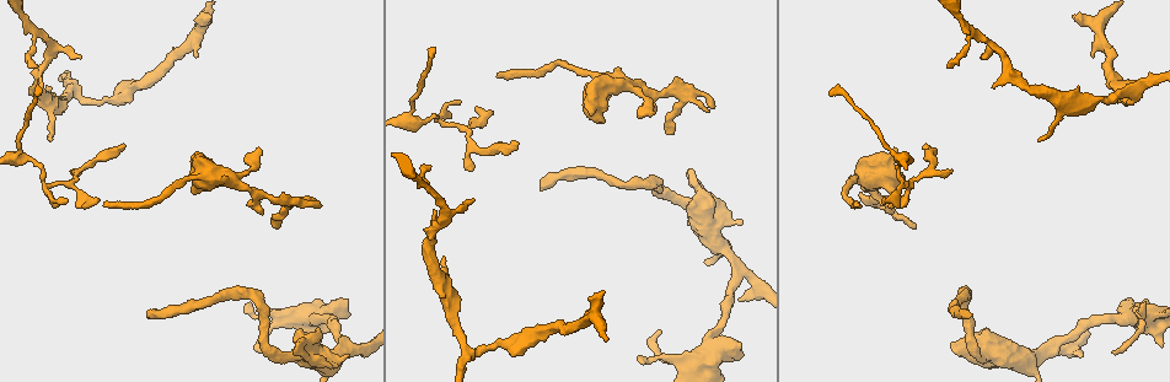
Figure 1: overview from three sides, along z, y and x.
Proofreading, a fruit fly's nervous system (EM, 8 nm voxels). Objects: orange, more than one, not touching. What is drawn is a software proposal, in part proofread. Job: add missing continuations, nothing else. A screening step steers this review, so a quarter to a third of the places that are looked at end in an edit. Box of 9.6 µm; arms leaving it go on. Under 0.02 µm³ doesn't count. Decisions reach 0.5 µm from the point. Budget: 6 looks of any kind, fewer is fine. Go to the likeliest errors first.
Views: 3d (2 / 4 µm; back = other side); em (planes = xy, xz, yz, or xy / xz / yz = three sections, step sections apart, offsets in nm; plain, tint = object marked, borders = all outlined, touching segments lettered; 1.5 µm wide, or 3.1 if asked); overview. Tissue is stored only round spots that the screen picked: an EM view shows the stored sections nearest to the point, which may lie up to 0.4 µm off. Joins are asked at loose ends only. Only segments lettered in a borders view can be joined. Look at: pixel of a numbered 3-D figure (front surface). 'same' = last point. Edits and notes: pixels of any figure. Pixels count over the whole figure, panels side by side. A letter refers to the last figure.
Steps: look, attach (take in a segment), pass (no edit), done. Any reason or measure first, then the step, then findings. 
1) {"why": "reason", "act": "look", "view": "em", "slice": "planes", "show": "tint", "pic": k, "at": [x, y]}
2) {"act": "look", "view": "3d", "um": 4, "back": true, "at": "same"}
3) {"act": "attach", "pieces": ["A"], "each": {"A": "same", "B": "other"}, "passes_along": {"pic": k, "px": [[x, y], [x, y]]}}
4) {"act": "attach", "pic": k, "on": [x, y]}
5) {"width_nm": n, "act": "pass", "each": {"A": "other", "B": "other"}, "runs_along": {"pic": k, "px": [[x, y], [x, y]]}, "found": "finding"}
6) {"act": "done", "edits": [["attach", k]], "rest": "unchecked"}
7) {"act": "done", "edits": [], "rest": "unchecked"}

{"why": "thin end", "act": "look", "view": "3d", "um": 2, "pic": 1, "at": [121, 150]}

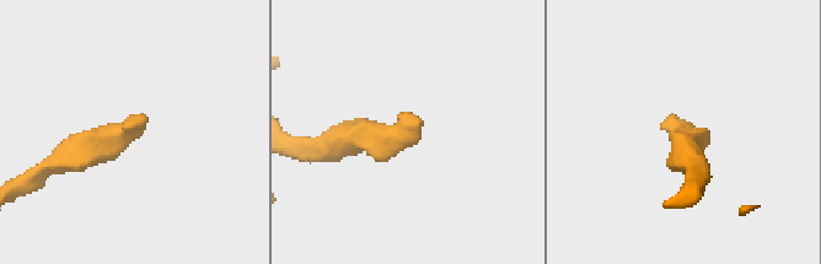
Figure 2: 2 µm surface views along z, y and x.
{"why": "shape alone is not enough", "act": "look", "view": "em", "slice": "planes", "show": "plain", "pic": 2, "at": [135, 130]}

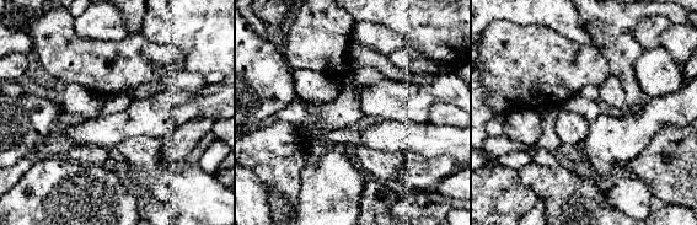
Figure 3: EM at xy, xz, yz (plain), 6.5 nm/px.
{"act": "look", "view": "em", "slice": "planes", "show": "borders", "at": "same"}

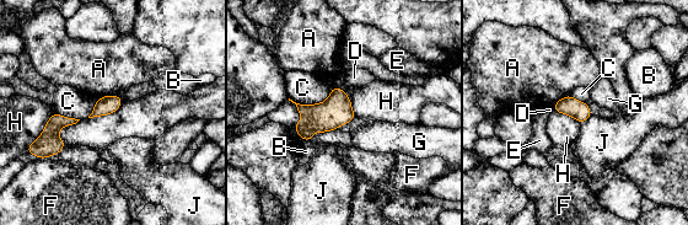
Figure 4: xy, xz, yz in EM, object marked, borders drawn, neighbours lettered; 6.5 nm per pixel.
{"act": "pass", "each": {"A": "other", "B": "other", "C": "other", "D": "other", "E": "other", "F": "other", "G": "other", "H": "other", "J": "other"}, "border": {"pic": 4, "px": [[123, 101], [113, 112], [89, 118]]}, "found": "none of them fits"}

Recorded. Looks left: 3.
{"why": "thick end", "act": "look", "view": "3d", "um": 4, "pic": 1, "at": [588, 112]}

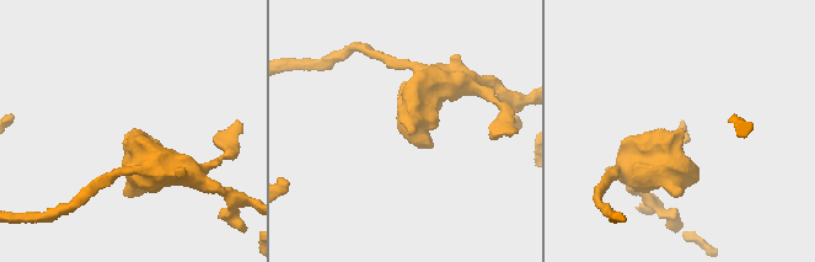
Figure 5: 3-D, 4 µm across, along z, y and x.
{"act": "look", "view": "em", "slice": "xy", "step": 4, "show": "borders", "pic": 5, "at": [407, 130]}

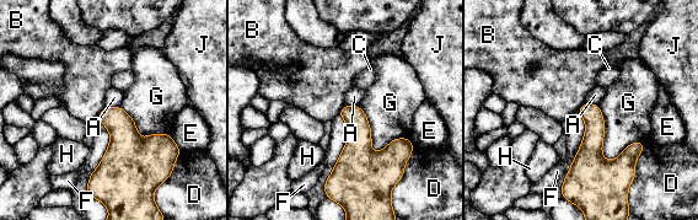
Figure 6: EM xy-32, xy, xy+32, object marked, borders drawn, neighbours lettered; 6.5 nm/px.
{"longest_contact_nm": ["G", 380], "act": "pass", "each": {"A": "other", "B": "other", "C": "other", "D": "other", "E": "other", "F": "other", "G": "other", "H": "other", "J": "other"}, "border": {"pic": 6, "px": [[105, 106], [96, 119]]}, "found": "no lettered segment goes on from it"}

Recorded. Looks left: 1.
{"act": "done", "edits": [], "rest": "unchecked"}

